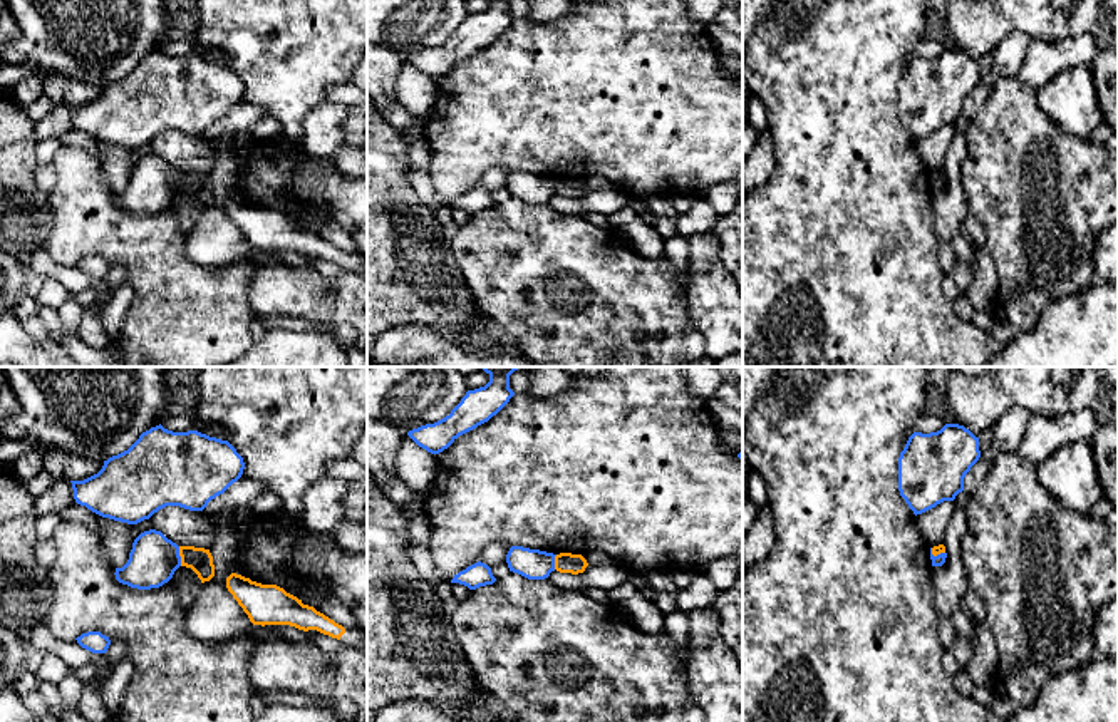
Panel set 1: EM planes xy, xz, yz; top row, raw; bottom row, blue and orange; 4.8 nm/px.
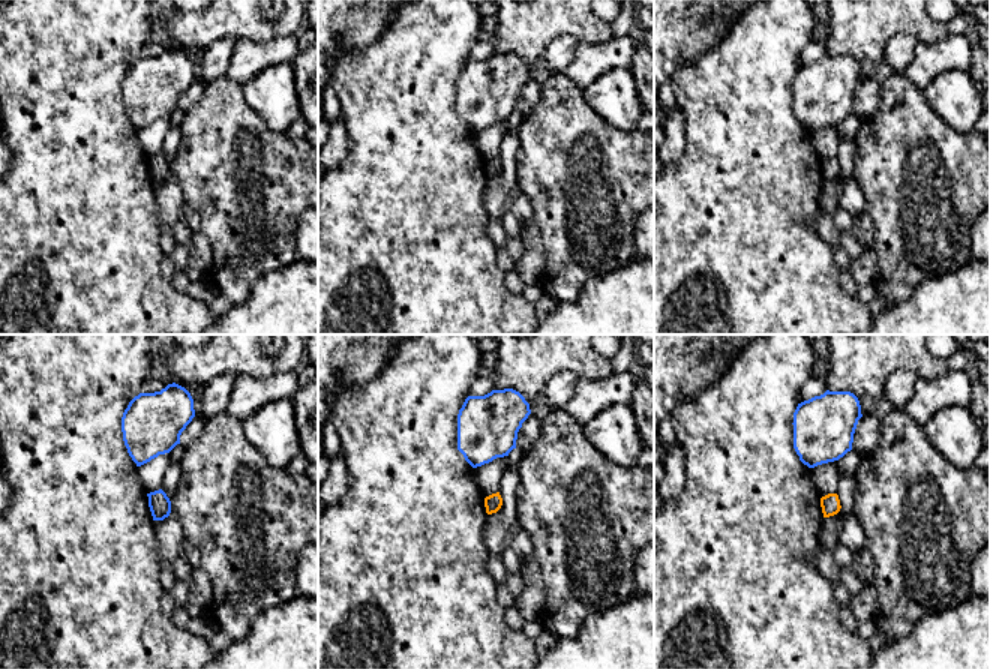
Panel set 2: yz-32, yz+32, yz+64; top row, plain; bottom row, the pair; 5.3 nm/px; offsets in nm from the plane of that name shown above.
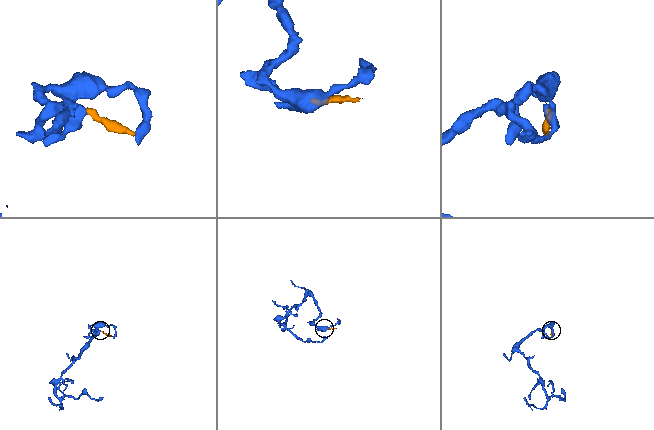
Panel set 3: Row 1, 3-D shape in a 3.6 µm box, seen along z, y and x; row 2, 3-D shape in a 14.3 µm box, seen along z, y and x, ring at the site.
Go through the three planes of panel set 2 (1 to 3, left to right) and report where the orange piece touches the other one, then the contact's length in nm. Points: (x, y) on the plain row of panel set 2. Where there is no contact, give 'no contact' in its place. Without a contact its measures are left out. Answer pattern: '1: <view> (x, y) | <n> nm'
1: no contact
2: no contact
3: no contact

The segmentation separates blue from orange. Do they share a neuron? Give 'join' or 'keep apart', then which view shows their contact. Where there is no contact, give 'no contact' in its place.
keep apart | xy

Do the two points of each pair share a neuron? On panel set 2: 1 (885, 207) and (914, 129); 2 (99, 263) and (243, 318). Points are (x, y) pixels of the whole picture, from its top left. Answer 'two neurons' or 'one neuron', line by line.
1: one neuron
2: two neurons

